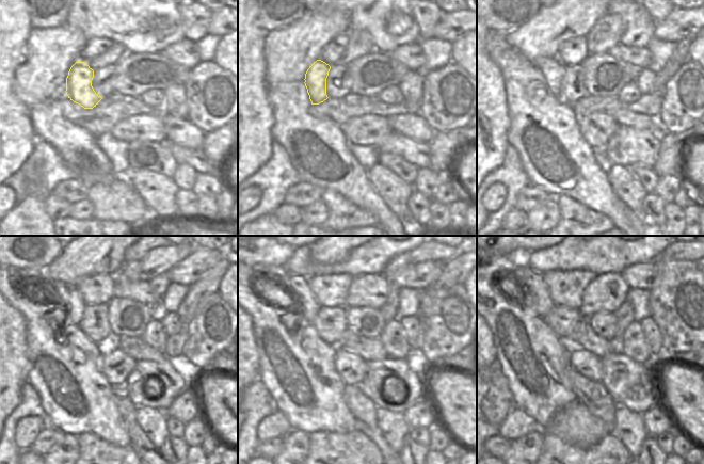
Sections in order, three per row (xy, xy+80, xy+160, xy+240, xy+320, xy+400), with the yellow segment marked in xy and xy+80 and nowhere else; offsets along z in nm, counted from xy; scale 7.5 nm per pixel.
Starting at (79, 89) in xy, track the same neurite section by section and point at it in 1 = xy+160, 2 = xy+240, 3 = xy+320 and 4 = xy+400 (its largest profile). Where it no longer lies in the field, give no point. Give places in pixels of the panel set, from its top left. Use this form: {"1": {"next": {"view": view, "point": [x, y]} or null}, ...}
{"1": {"next": {"view": "xy+160", "point": [552, 68]}}, "2": {"next": {"view": "xy+240", "point": [67, 296]}}, "3": {"next": {"view": "xy+320", "point": [297, 287]}}, "4": {"next": {"view": "xy+400", "point": [533, 293]}}}

